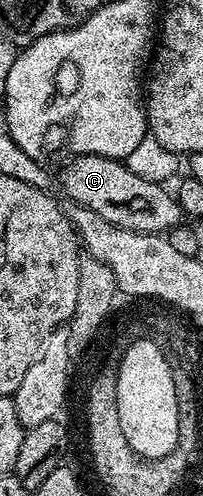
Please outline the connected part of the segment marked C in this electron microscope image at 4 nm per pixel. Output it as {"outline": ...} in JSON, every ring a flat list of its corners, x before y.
{"outline":[[75,155,62,171,62,187,71,204,92,209,113,227,140,231,144,235,169,232,183,222,177,198,165,191,161,182,137,176,125,162,99,155]]}

